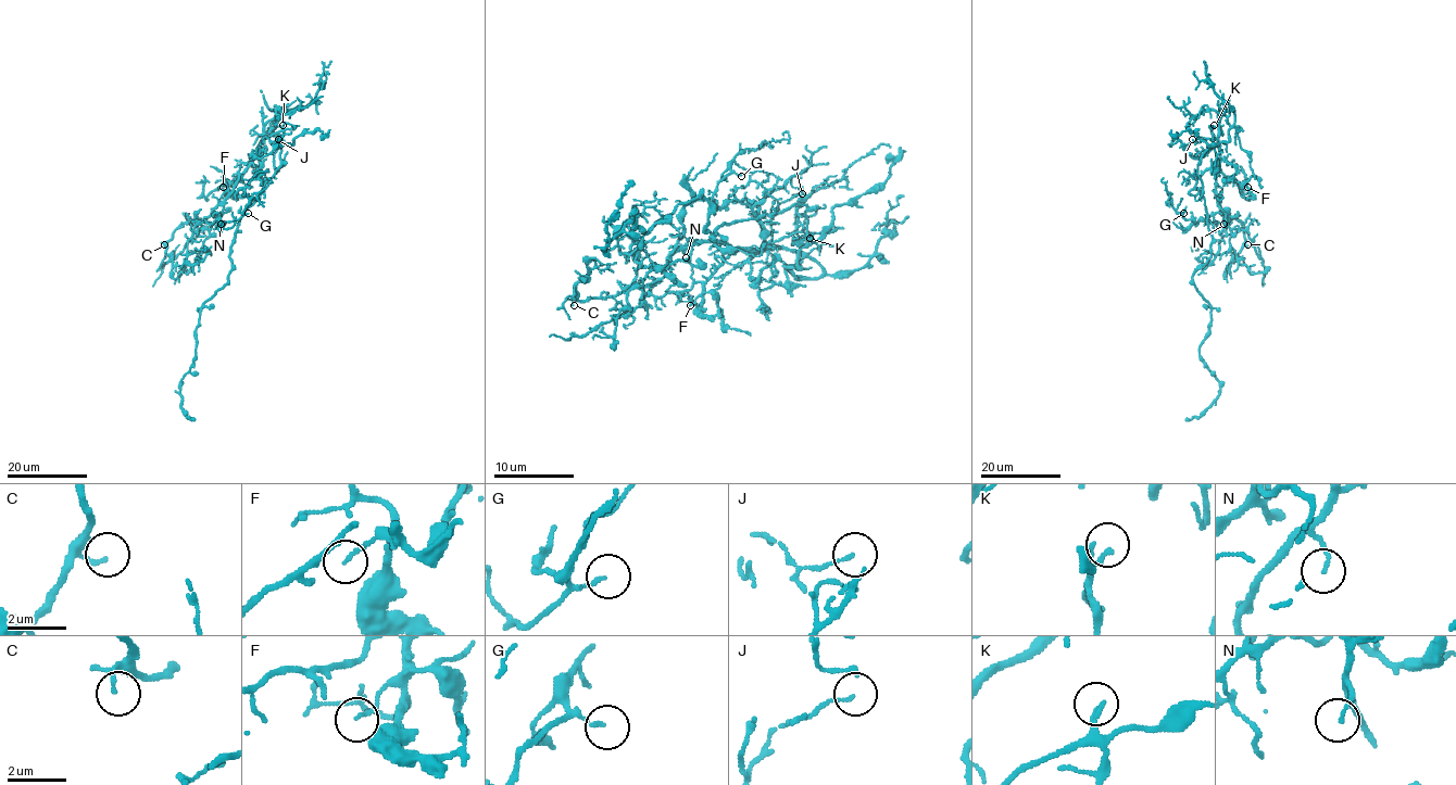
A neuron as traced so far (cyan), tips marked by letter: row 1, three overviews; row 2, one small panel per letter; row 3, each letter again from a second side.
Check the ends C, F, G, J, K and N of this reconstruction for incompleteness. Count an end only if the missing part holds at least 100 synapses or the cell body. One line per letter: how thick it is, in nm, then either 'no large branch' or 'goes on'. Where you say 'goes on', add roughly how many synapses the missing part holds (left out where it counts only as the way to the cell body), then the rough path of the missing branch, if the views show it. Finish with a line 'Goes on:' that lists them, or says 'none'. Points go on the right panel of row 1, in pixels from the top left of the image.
C: 130 nm | no large branch
F: 100 nm | no large branch
G: 110 nm | no large branch
J: 110 nm | no large branch
K: 120 nm | no large branch
N: 110 nm | no large branch
Goes on: none

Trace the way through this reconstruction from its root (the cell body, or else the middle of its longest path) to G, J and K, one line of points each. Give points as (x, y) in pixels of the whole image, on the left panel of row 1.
G: (264, 186), (280, 164), (283, 131), (263, 139), (234, 190), (212, 211), (222, 222), (248, 213)
J: (264, 186), (280, 164), (279, 142), (284, 133), (262, 138), (278, 139)
K: (264, 186), (280, 164), (283, 125)

